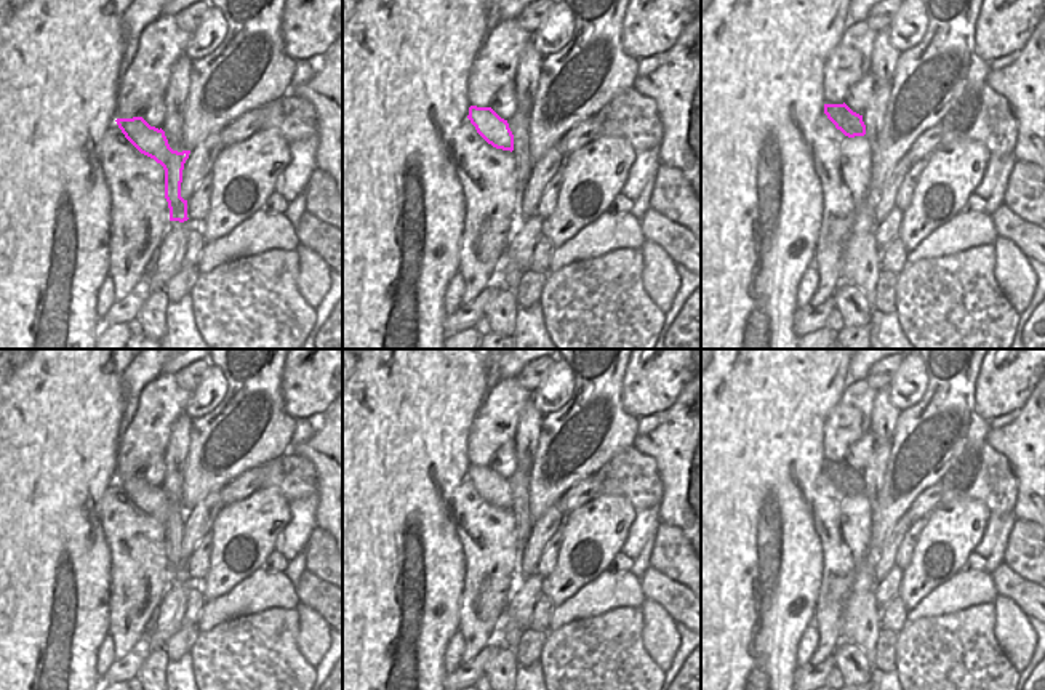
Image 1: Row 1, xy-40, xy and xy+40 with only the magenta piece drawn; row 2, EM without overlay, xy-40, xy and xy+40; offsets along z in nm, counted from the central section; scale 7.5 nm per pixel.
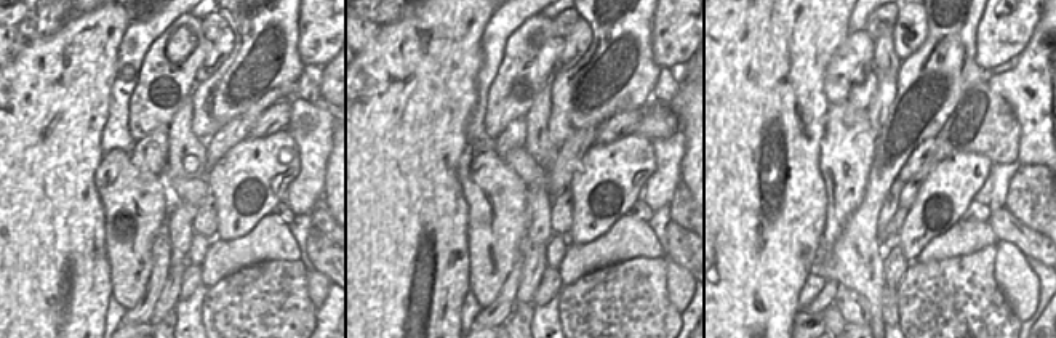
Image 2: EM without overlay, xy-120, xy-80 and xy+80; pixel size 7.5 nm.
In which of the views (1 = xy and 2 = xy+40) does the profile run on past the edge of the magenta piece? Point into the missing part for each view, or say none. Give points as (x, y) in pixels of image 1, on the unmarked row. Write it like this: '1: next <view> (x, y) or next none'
1: next xy (519, 481)
2: next xy+40 (874, 474)

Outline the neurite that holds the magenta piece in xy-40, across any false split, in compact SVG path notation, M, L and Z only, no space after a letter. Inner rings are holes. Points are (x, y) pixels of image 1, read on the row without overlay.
M142 475L115 479L125 496L144 514L154 517L165 528L165 557L170 580L187 580L187 559L181 556L184 522L190 509L173 509L165 490L150 485Z

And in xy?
M518 459L515 472L509 479L504 479L491 466L470 464L467 474L477 491L488 503L514 512L522 551L533 525L528 511L530 467L531 463L528 459Z

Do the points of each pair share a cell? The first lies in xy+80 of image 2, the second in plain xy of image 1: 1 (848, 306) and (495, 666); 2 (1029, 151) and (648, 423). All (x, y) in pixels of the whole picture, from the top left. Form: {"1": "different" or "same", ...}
{"1": "same", "2": "different"}

